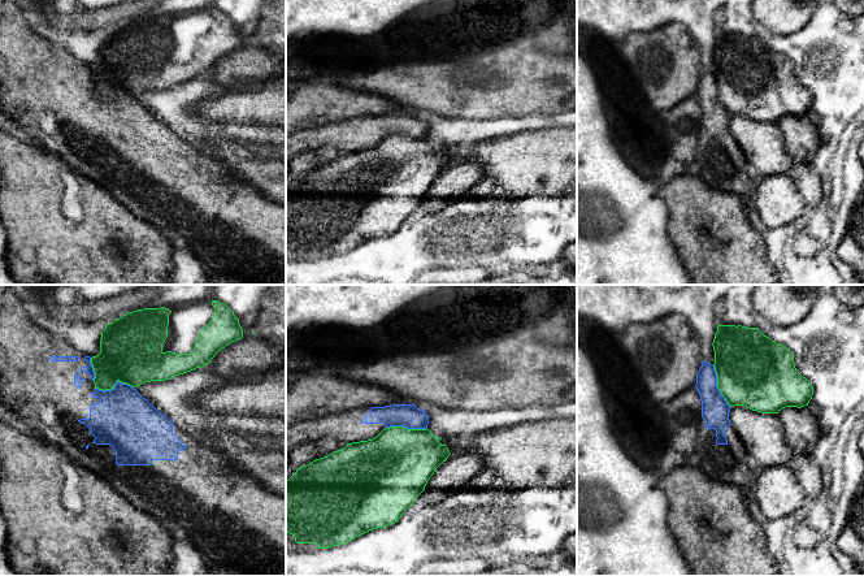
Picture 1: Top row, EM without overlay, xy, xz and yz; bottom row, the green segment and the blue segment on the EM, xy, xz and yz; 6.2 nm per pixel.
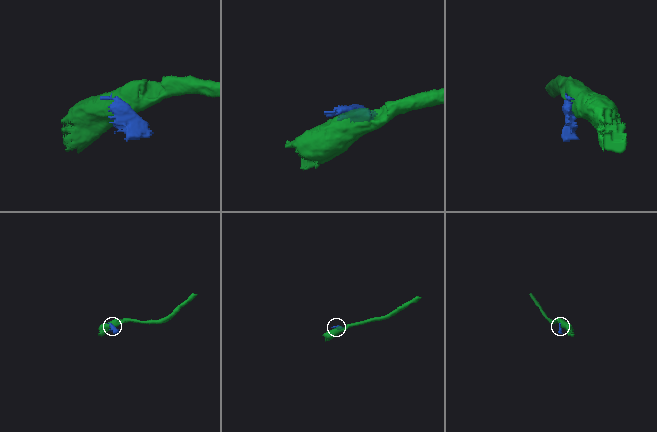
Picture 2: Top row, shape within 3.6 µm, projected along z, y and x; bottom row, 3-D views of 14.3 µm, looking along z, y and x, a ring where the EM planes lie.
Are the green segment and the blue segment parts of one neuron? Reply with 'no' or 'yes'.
no

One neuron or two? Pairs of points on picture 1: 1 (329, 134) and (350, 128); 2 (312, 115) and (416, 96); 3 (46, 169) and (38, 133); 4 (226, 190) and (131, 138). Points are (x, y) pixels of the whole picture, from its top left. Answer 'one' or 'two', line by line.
1: one
2: two
3: two
4: one

